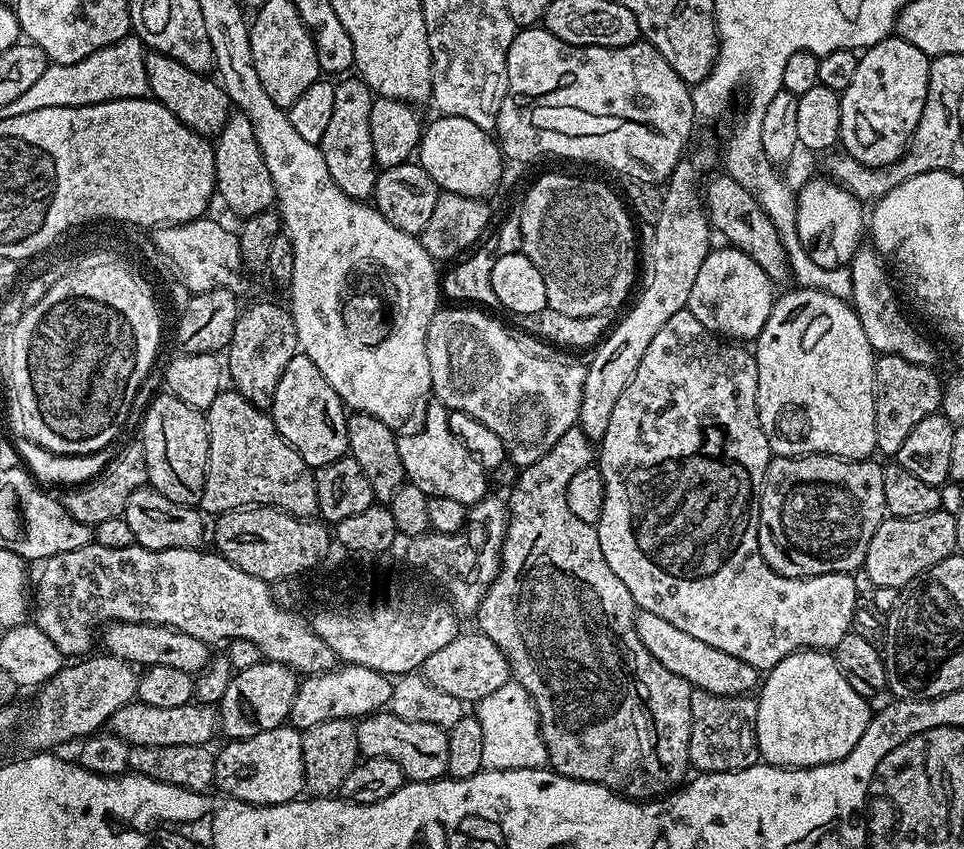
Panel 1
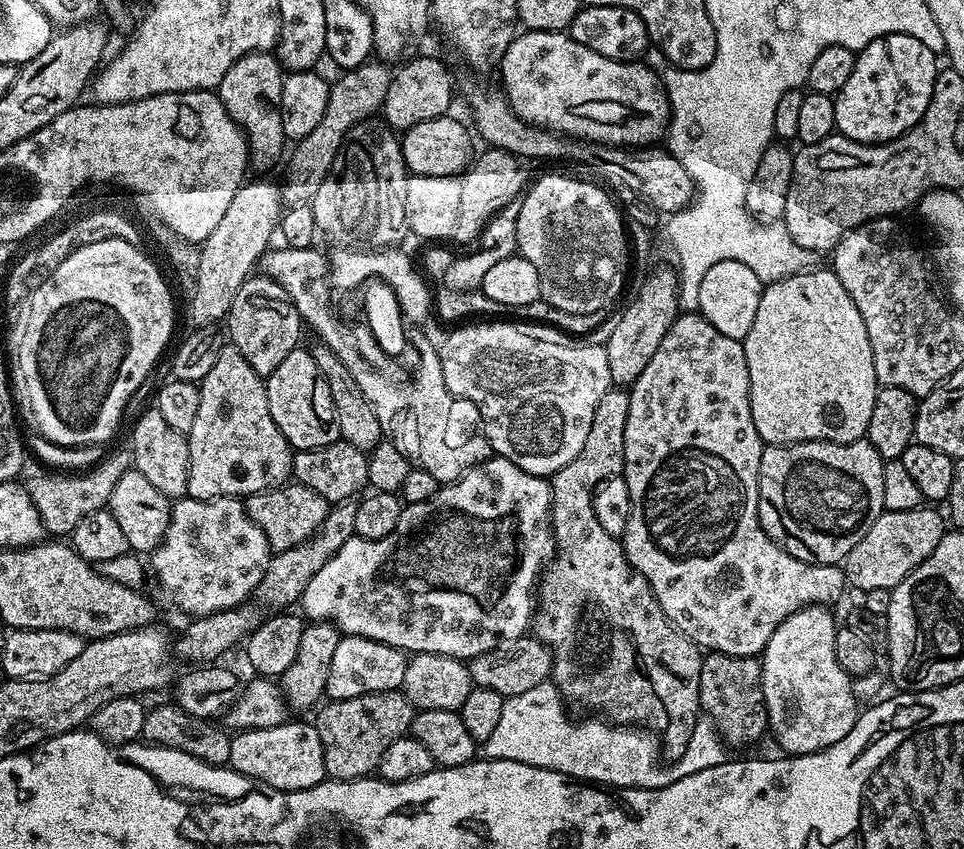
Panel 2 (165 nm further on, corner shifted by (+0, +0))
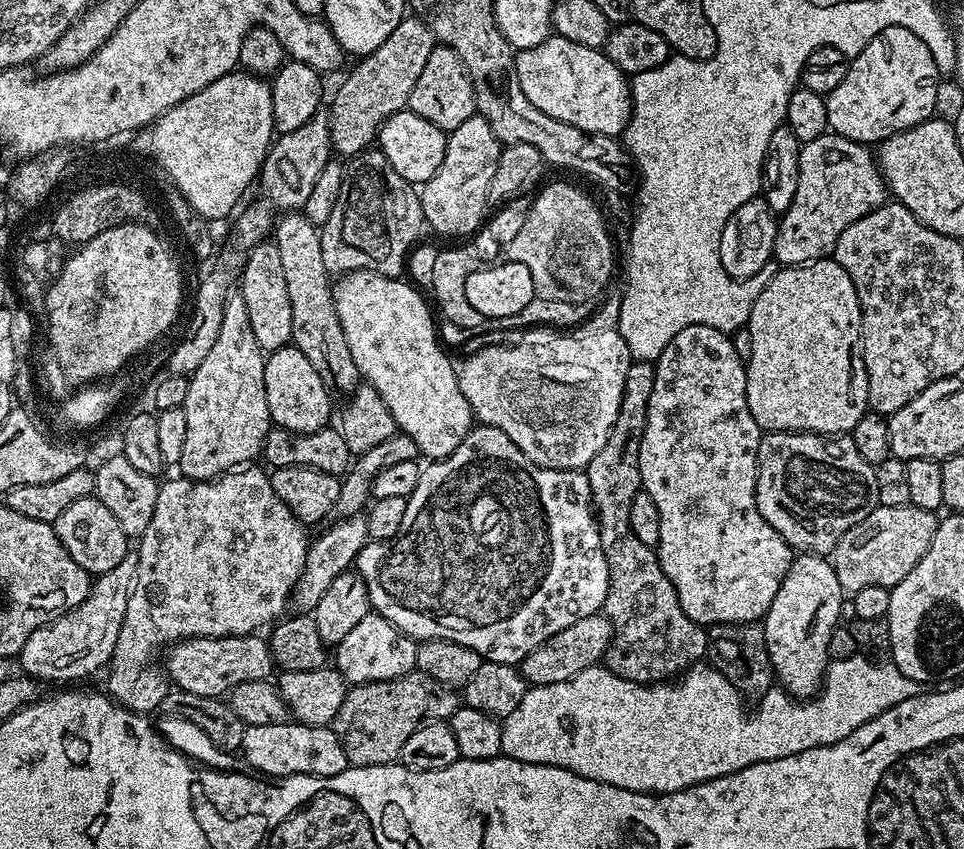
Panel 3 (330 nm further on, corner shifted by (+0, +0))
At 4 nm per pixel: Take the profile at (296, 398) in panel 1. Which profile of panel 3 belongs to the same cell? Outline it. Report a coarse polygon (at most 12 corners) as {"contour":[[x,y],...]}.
{"contour":[[294,346],[267,353],[275,427],[329,427],[333,397]]}

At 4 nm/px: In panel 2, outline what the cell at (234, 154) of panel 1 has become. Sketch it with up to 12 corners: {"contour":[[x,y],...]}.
{"contour":[[251,52],[226,70],[219,98],[248,139],[253,169],[286,145],[285,69]]}

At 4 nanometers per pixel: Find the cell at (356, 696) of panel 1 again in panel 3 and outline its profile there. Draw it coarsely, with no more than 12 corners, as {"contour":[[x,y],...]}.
{"contour":[[378,613],[335,645],[352,686],[415,669],[417,641]]}

